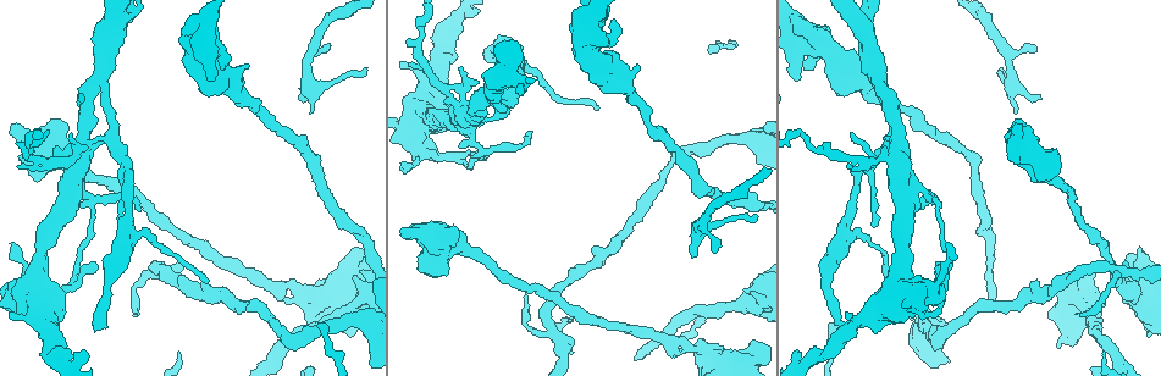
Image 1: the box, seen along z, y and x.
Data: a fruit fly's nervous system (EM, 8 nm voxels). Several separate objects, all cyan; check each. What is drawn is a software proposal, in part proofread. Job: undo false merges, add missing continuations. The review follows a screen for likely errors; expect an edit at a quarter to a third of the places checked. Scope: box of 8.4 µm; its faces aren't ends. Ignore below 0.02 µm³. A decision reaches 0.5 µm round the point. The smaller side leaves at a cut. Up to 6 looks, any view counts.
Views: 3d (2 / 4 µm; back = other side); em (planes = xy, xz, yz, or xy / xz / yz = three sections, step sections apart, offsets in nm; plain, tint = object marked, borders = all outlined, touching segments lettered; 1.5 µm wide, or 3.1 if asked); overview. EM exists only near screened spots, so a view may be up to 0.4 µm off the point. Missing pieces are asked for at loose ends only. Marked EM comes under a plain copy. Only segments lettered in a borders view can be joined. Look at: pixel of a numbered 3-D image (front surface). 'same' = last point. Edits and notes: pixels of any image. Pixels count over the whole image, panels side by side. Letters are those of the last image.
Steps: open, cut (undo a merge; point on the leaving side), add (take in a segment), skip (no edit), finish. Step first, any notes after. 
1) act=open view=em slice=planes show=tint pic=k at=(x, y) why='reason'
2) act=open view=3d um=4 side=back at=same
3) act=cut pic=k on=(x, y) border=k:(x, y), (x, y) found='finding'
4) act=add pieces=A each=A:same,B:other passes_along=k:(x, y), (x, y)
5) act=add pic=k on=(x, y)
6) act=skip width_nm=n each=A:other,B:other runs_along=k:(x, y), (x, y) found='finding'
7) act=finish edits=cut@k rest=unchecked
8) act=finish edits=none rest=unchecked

act=open view=em slice=xz step=8 show=tint pic=1 at=(1037, 95) why='branch stops here'

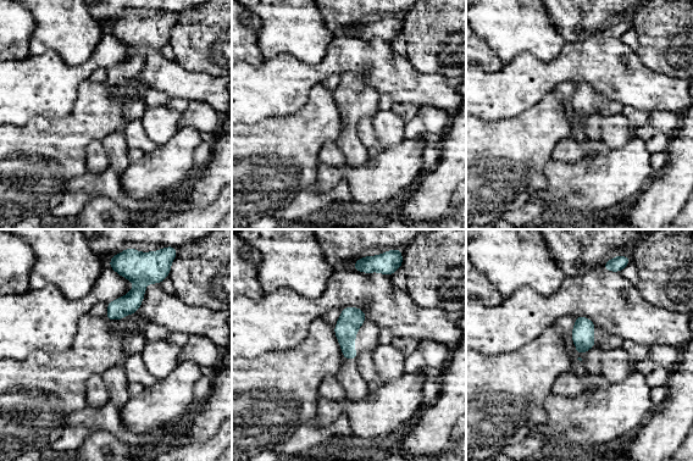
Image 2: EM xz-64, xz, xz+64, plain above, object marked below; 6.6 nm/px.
act=open view=em slice=planes show=borders at=same

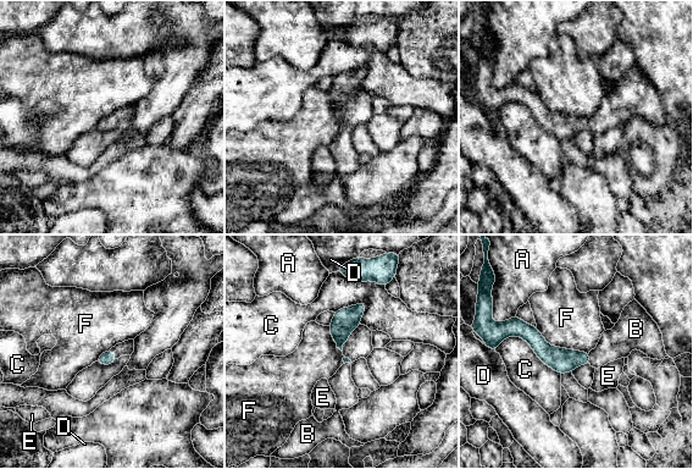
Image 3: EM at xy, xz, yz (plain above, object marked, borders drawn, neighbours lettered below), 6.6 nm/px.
act=add pieces=B width_nm=100 each=A:other,B:same,C:other,D:other,E:other,F:other found='the neuron continues'

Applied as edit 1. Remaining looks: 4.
act=open view=3d um=4 pic=1 at=(525, 295) why='free end'

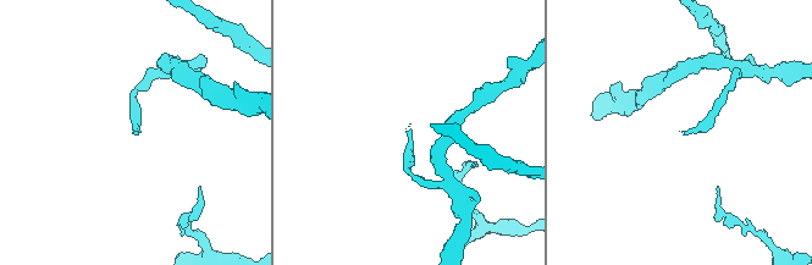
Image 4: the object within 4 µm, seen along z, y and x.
act=open view=em slice=xz step=4 show=tint pic=4 at=(135, 131)

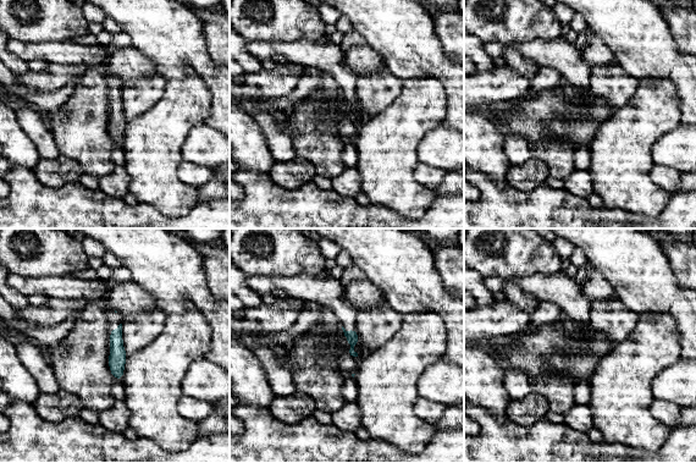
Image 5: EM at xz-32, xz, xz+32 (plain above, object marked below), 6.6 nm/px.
act=open view=em slice=planes show=borders at=same why='cut it another way'

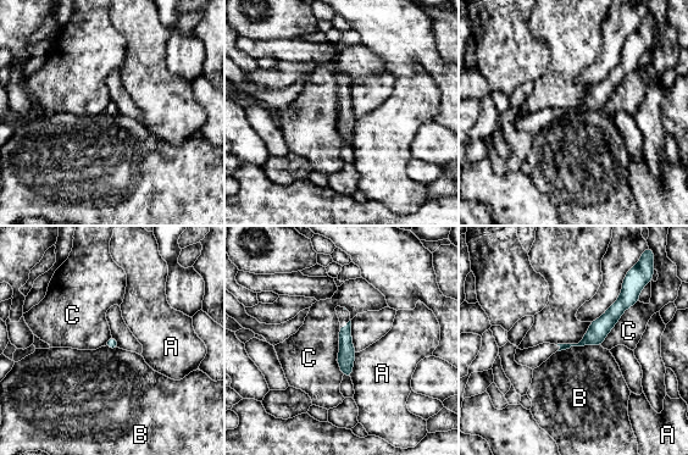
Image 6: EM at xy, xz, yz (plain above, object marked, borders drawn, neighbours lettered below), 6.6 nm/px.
act=skip width_nm=80 each=A:other,B:other,C:other runs_along=6:(625, 289), (587, 340), (562, 347) found='none of them fits'

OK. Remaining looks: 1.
act=finish edits=add@3 rest=unchecked

